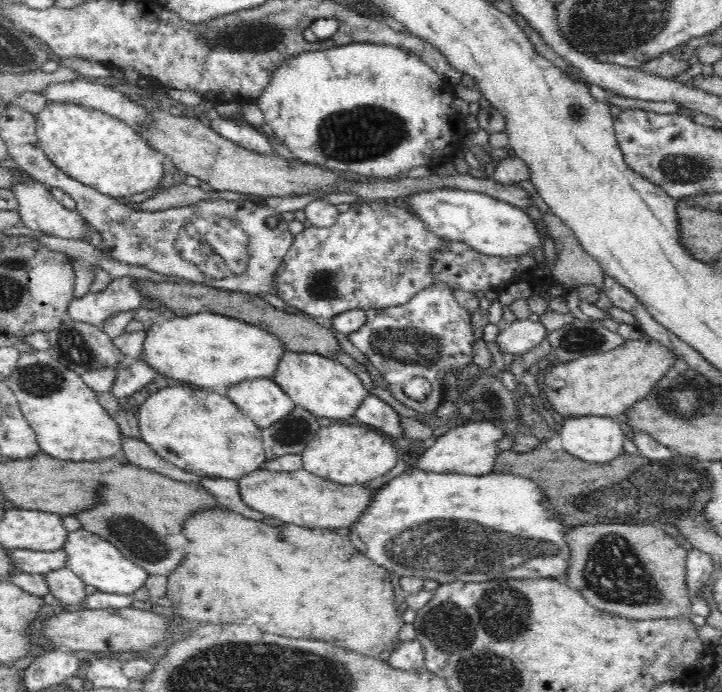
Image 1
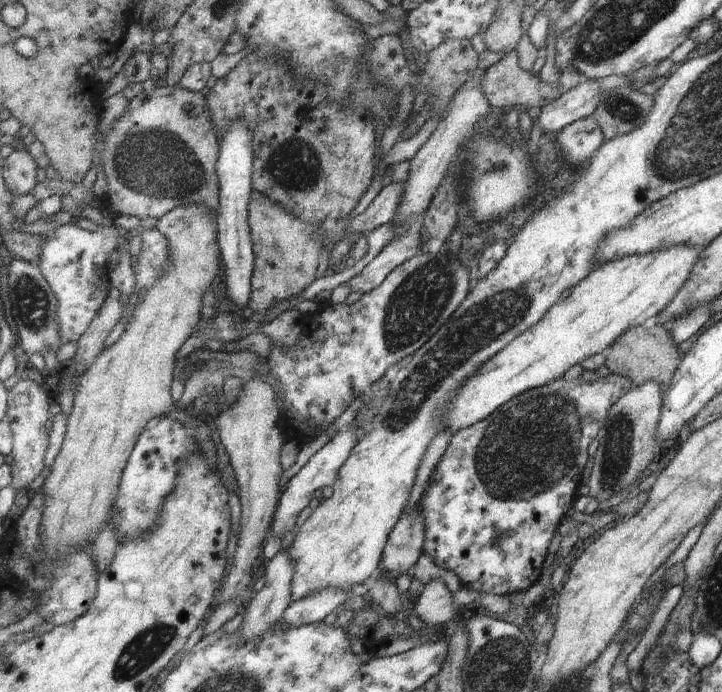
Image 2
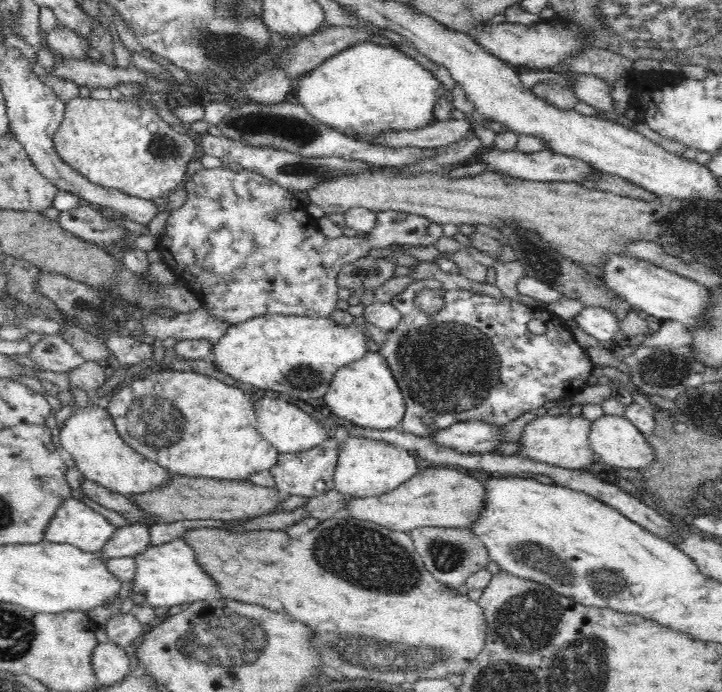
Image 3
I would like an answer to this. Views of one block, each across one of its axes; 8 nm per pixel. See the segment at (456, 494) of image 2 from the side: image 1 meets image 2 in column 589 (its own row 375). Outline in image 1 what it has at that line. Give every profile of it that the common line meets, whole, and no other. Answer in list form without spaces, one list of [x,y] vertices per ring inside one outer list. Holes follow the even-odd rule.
[[[434,281],[430,286],[423,288],[415,294],[406,304],[390,306],[388,308],[370,309],[365,311],[366,322],[356,332],[347,334],[347,340],[352,342],[354,348],[358,348],[362,354],[368,357],[369,363],[373,365],[382,377],[389,382],[393,396],[406,406],[417,410],[418,412],[428,413],[442,404],[440,398],[440,382],[444,376],[444,367],[451,365],[454,368],[472,362],[472,347],[476,341],[473,341],[470,332],[470,315],[460,306],[452,294],[453,288],[446,283]],[[414,376],[422,376],[430,380],[432,392],[428,400],[412,400],[404,392],[404,384],[408,384]]]

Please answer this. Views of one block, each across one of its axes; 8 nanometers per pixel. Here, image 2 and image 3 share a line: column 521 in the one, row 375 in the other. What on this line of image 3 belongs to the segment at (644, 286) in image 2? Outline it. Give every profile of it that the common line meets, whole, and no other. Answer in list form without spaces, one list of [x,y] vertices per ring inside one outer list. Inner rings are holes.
[[[368,351],[362,359],[340,367],[332,379],[321,403],[326,404],[341,422],[374,430],[400,427],[405,413],[405,400],[387,360],[380,353]]]

